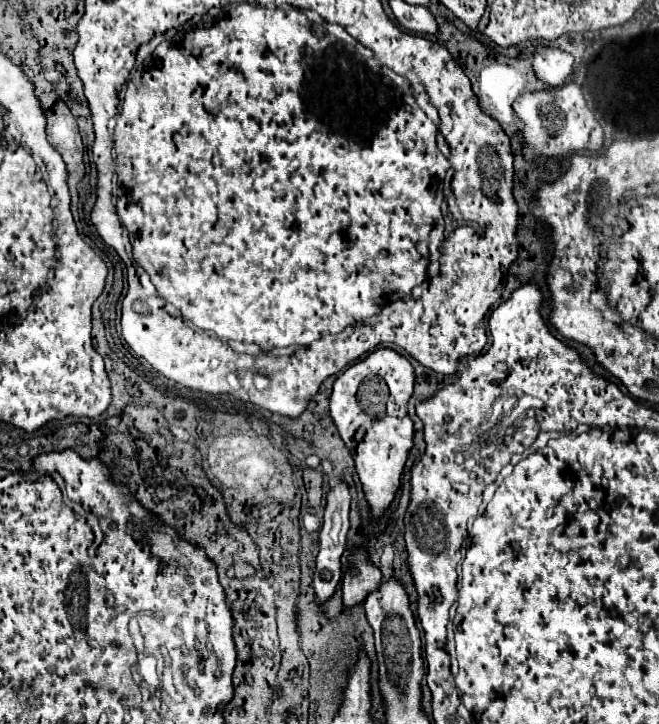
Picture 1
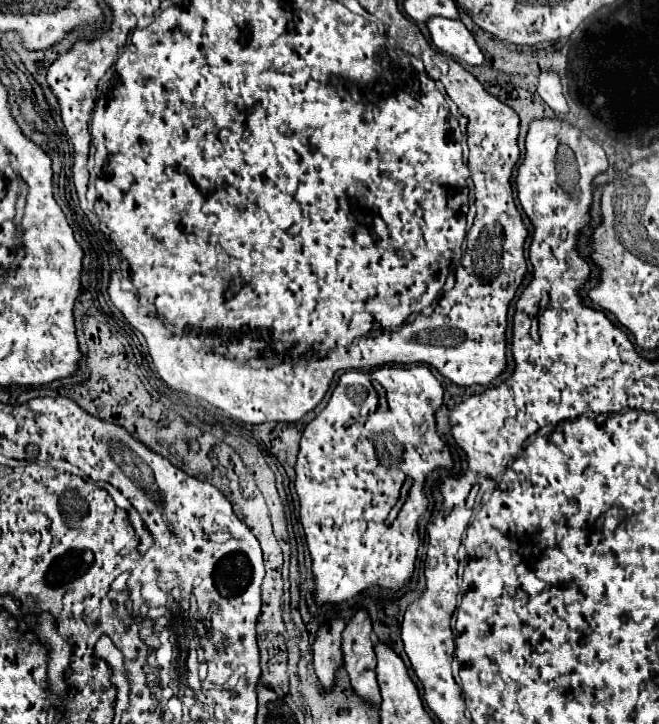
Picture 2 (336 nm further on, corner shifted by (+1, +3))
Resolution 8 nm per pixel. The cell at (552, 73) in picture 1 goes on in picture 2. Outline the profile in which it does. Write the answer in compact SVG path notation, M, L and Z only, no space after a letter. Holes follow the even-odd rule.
M545 72L539 76L539 86L537 86L539 96L543 98L543 102L555 112L555 114L567 114L569 106L567 100L561 92L561 82L559 76L555 72Z

